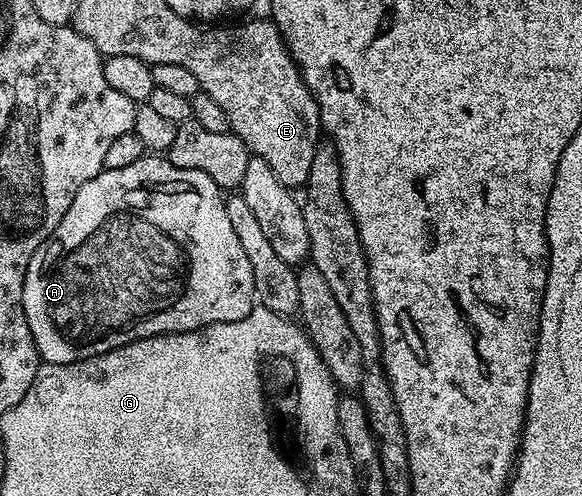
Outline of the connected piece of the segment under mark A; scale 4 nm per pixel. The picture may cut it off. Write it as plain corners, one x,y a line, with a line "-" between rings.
145,154
130,166
121,166
121,170
104,168
89,182
85,182
85,186
77,190
77,198
73,198
73,206
65,210
65,218
61,218
55,233
49,239
43,240
33,254
27,267
23,287
25,318
33,334
35,349
39,351
39,359
45,364
68,364
93,358
97,354
105,354
109,350
150,336
188,332
221,322
237,322
245,318
245,314
249,314
256,304
253,266
249,266
249,257
245,255
245,249
241,247
241,241
229,222
224,189
219,188
217,182
209,178
209,174
201,174
201,170
178,168
159,154

